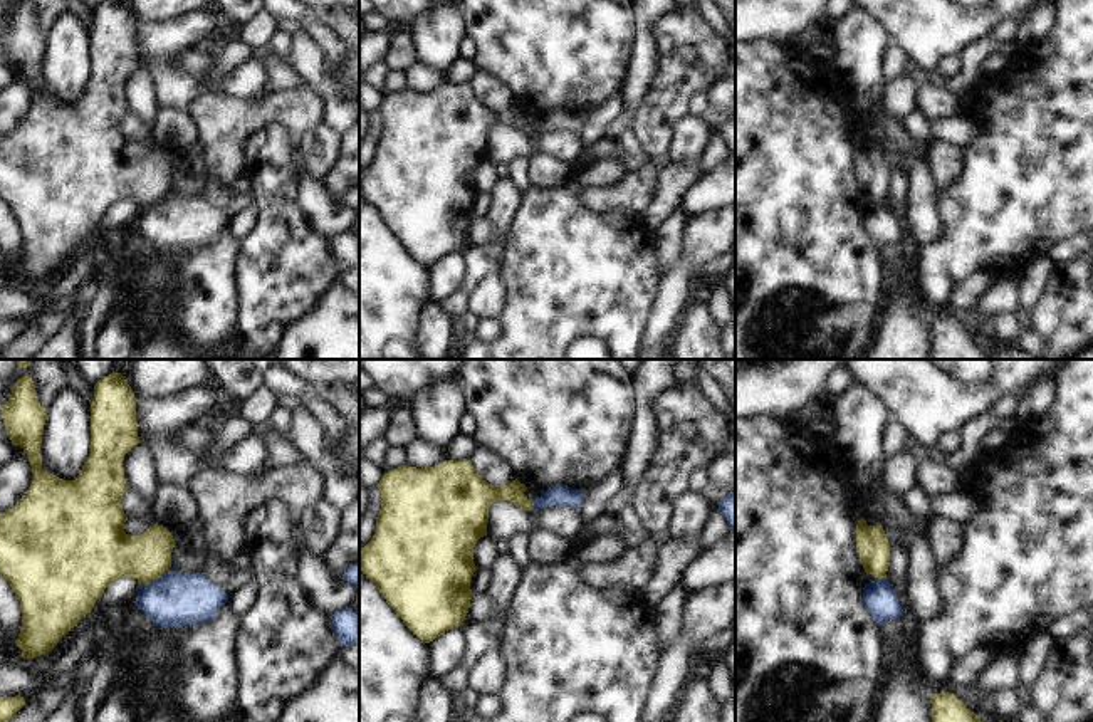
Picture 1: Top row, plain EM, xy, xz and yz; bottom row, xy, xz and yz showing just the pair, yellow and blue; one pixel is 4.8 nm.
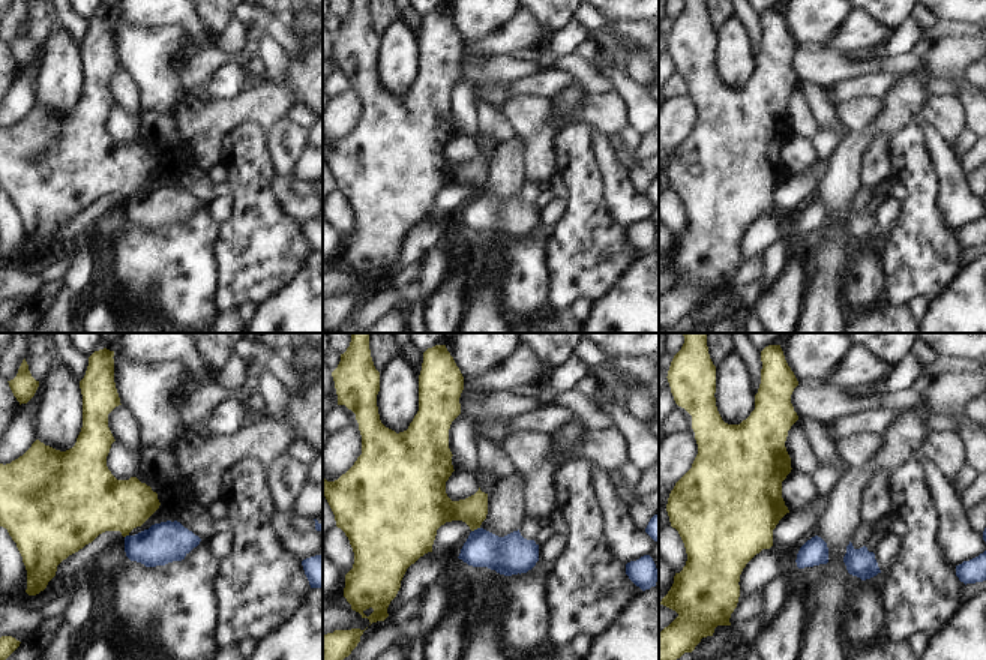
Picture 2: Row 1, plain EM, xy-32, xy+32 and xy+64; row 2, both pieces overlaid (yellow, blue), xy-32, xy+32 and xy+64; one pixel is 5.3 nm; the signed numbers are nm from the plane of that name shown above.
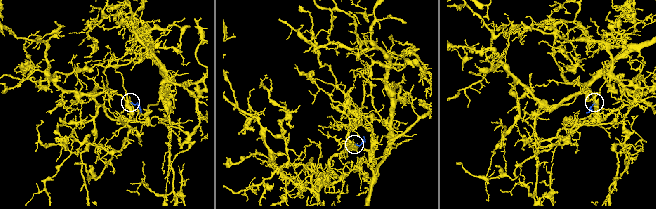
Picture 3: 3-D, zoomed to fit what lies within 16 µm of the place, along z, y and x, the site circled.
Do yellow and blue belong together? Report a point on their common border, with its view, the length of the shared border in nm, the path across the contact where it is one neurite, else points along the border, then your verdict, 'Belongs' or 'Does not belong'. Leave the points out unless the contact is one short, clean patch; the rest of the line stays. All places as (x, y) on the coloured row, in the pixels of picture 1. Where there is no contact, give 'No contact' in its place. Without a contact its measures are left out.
Touches yellow at xy (153, 580). Shared border 140 nm. Boundary: xy (165, 571), (141, 585). Does not belong

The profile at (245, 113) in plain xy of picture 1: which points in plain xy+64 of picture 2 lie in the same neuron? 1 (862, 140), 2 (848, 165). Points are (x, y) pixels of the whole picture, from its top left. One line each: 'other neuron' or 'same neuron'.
1: other neuron
2: other neuron

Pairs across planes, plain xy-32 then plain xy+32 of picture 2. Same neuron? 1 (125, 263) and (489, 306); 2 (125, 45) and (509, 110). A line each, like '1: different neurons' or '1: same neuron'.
1: different neurons
2: different neurons

